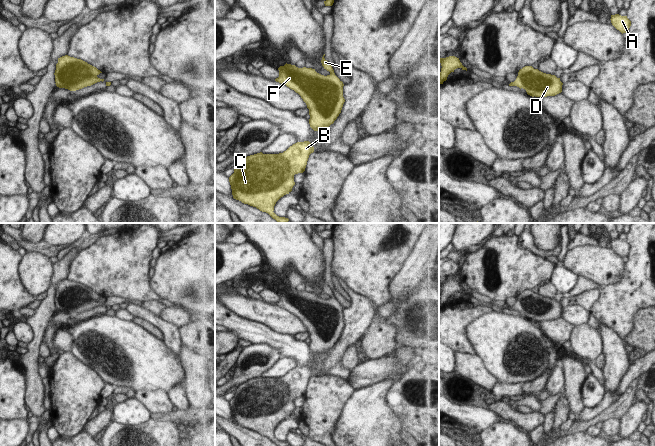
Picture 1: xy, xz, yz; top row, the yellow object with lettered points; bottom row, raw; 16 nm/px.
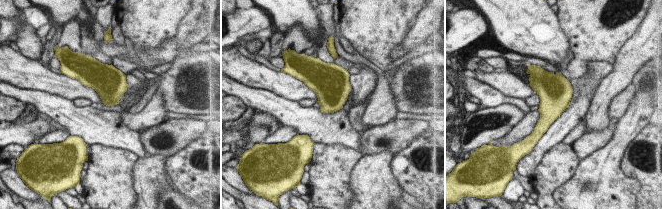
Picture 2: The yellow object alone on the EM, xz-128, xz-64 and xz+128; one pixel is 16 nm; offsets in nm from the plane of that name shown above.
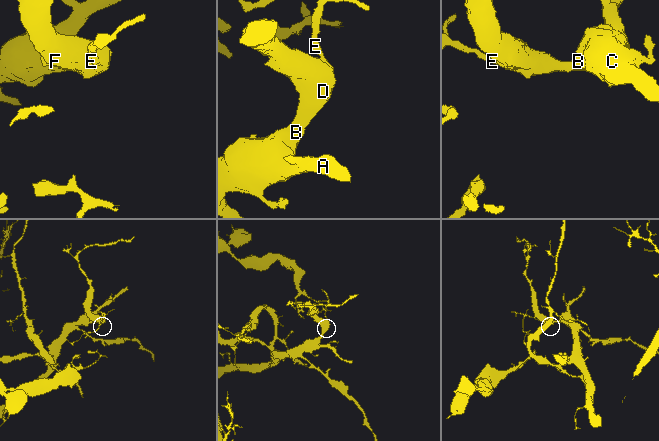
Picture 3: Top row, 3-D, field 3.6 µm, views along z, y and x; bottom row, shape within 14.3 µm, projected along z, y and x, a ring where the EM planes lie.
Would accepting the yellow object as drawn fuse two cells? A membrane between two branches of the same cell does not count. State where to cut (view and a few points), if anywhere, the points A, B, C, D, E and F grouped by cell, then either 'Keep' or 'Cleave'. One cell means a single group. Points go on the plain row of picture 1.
No split. Groups: A B C D E F. Keep.

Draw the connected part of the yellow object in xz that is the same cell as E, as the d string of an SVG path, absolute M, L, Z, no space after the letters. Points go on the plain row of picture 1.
M322 281L324 293L330 296L324 300L312 292L298 292L295 289L280 290L279 301L275 303L298 317L309 333L309 348L314 355L329 351L341 337L345 323L343 306L335 299L332 290Z

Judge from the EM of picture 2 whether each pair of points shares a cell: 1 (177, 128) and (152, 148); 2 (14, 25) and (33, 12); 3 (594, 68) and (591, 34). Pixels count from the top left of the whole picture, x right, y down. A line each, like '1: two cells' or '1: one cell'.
1: one cell
2: one cell
3: two cells

